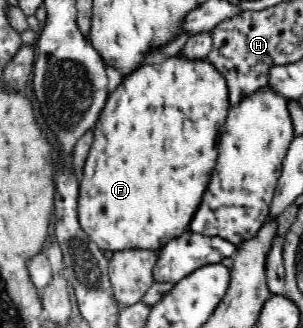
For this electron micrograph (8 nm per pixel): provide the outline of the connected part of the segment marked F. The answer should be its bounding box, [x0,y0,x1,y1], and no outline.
[78,53,229,251]

